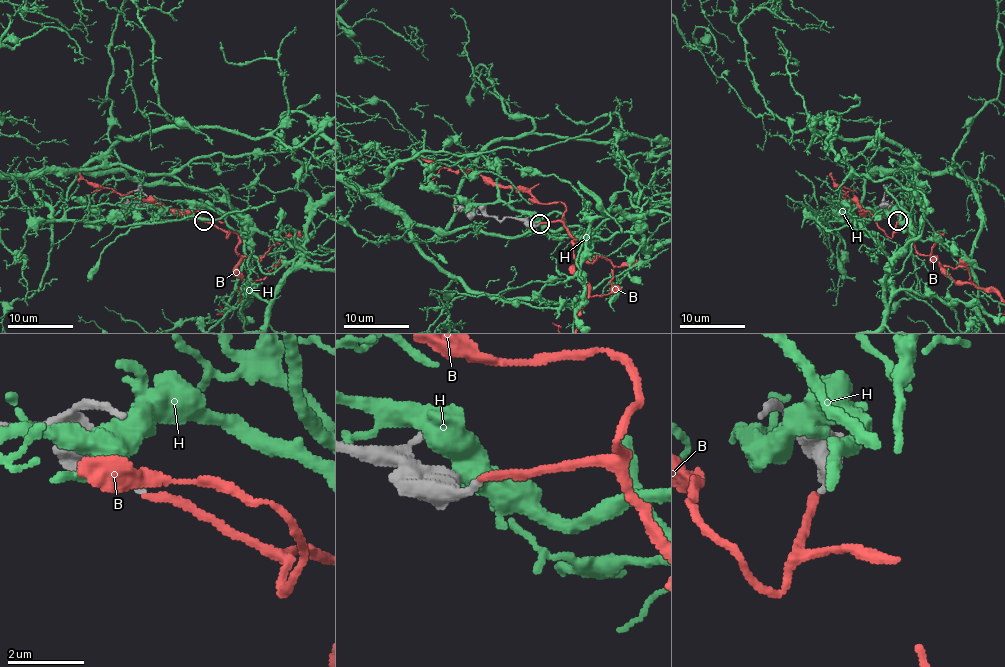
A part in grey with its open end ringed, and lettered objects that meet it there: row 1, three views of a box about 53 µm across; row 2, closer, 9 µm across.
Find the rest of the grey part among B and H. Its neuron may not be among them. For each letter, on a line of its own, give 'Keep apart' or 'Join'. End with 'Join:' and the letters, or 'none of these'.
B: Join
H: Keep apart
Join: B

